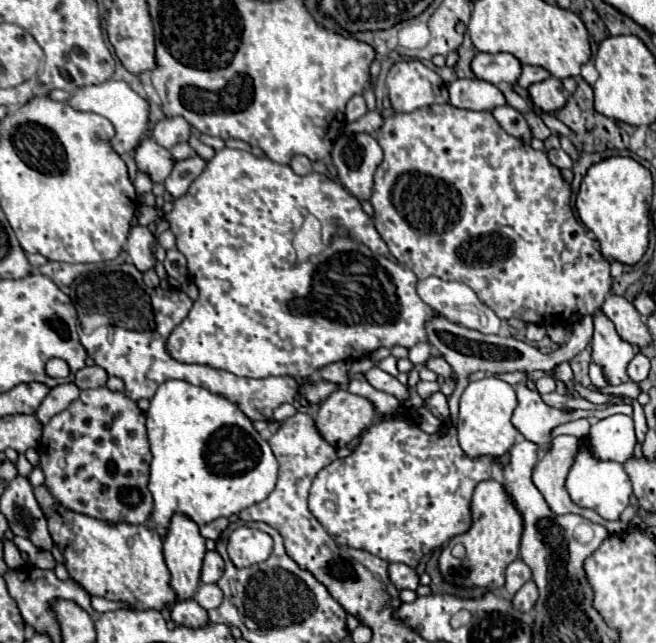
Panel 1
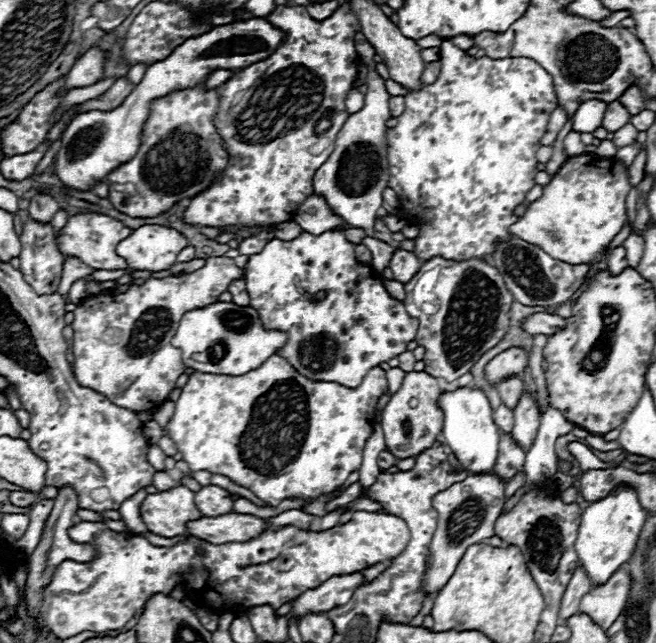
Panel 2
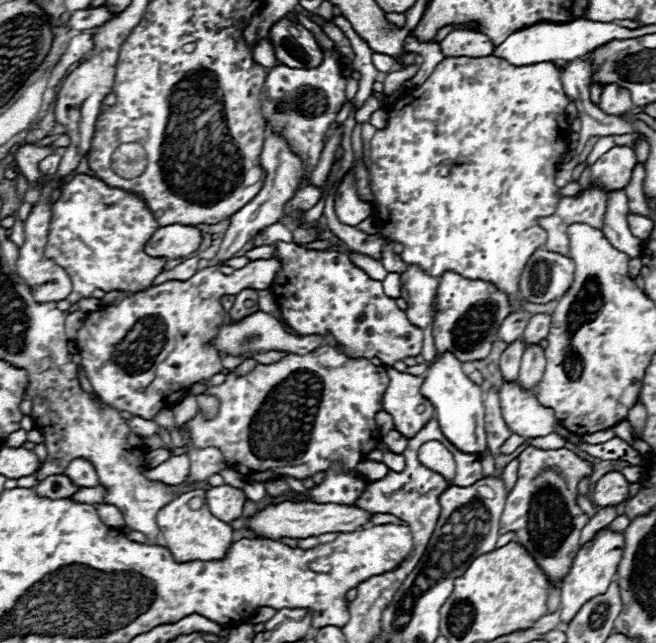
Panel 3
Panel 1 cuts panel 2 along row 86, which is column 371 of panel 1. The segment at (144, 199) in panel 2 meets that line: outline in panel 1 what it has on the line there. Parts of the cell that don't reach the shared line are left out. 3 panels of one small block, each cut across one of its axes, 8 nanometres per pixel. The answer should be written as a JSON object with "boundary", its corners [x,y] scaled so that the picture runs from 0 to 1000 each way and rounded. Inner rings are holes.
{"boundary":[[[659,162],[637,168],[622,177],[601,177],[585,187],[582,199],[573,208],[576,224],[585,233],[585,246],[579,258],[573,261],[570,271],[570,289],[567,289],[567,305],[564,317],[570,323],[570,351],[582,373],[591,379],[598,398],[622,414],[640,435],[652,429],[668,429],[674,435],[692,435],[716,445],[726,460],[732,463],[735,473],[750,479],[759,495],[774,498],[774,495],[793,495],[799,501],[811,504],[857,504],[857,507],[872,507],[890,491],[902,491],[909,482],[915,482],[915,473],[921,470],[924,457],[933,448],[933,429],[930,429],[930,407],[921,404],[909,379],[899,373],[896,358],[887,345],[881,345],[872,333],[869,323],[869,289],[866,283],[854,274],[854,264],[838,255],[832,236],[808,230],[805,221],[787,218],[784,212],[774,212],[762,193],[756,193],[756,184],[750,174],[720,174],[720,171],[704,171],[689,162]],[[698,345],[698,348],[695,348]],[[869,411],[869,420],[860,420],[860,414]]]}

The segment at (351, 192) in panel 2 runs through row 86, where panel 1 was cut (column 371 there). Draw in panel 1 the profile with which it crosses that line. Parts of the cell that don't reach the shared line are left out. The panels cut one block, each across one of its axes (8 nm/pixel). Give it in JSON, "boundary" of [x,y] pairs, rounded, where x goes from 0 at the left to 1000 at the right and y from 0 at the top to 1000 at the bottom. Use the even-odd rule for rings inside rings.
{"boundary":[[[570,569],[570,572],[564,572],[561,579],[555,579],[555,585],[558,585],[558,591],[561,591],[573,607],[588,610],[588,613],[598,613],[598,616],[604,616],[607,622],[619,622],[619,619],[622,619],[622,603],[619,603],[616,597],[610,597],[607,588],[588,582],[585,575],[579,575],[579,572]]]}

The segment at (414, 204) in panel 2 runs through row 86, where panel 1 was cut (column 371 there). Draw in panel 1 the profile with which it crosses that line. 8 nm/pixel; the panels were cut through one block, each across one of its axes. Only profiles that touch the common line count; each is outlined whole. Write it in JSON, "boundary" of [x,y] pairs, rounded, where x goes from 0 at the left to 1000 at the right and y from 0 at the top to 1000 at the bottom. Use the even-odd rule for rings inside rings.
{"boundary":[[[598,647],[567,656],[549,675],[549,691],[537,697],[534,709],[512,712],[482,737],[473,759],[473,796],[518,849],[558,855],[582,871],[634,883],[643,865],[674,852],[692,834],[713,827],[720,815],[720,765],[729,750],[747,743],[747,731],[750,715],[744,709],[716,712],[707,706],[695,681],[695,663],[686,656],[662,675],[649,675],[634,656]]]}

